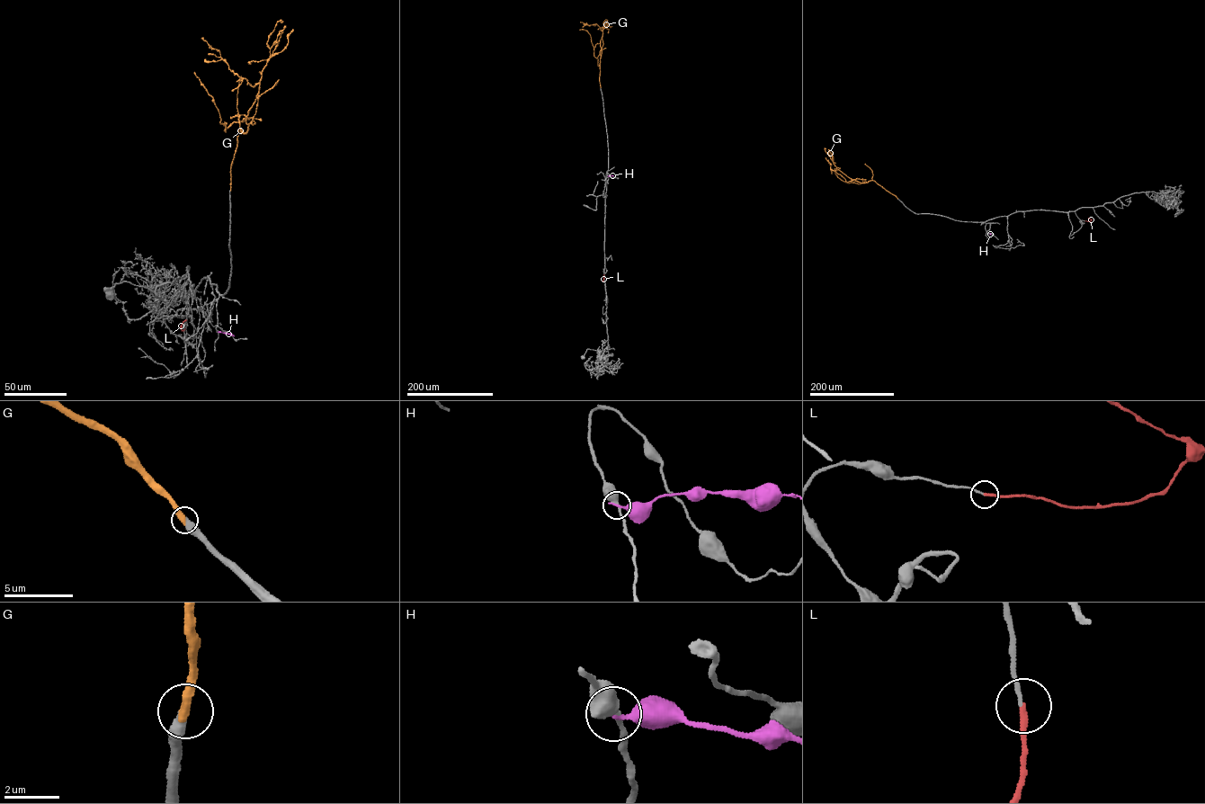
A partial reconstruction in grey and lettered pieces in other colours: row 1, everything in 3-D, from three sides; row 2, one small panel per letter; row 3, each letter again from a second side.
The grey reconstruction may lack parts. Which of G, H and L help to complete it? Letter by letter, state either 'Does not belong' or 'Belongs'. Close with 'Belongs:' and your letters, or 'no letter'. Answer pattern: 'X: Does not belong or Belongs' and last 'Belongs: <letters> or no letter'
G: Belongs
H: Does not belong
L: Belongs
Belongs: G, L

